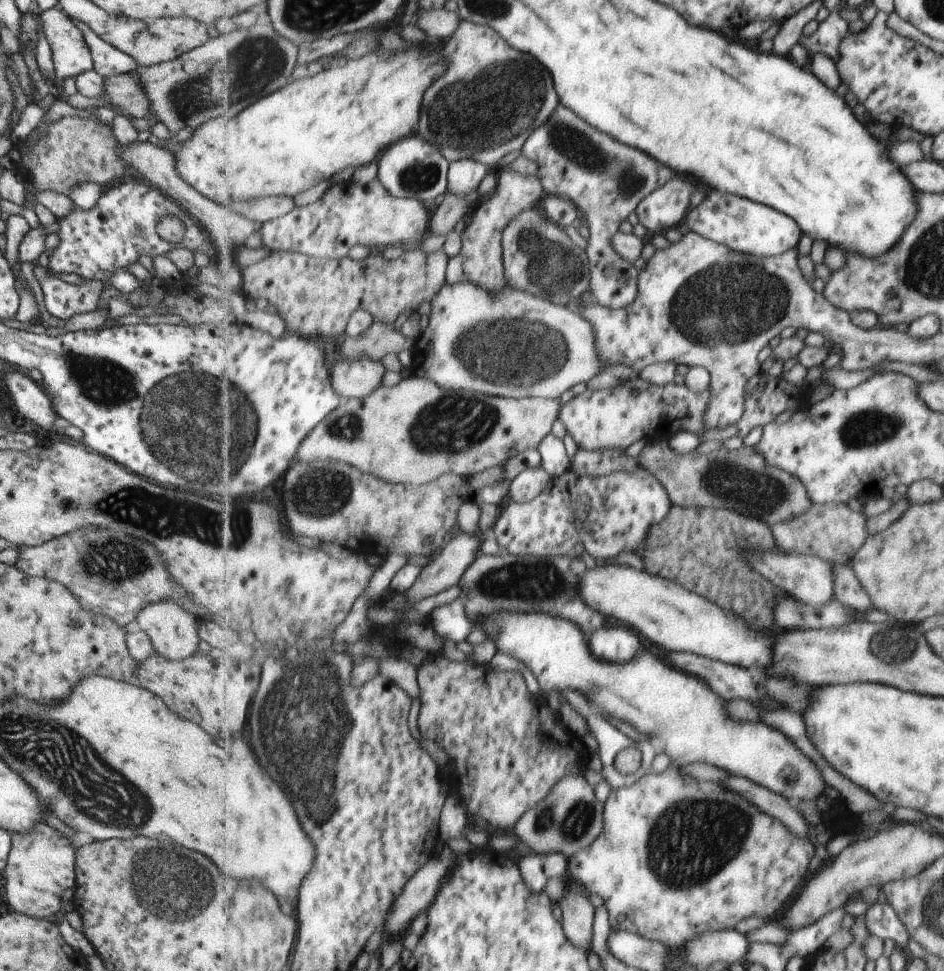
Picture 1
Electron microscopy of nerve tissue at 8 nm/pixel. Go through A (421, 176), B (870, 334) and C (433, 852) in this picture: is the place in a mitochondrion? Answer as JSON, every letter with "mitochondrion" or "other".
{"A":"mitochondrion","B":"other","C":"other"}

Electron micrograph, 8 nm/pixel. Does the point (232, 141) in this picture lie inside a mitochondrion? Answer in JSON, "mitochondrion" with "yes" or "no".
{"mitochondrion":"no"}

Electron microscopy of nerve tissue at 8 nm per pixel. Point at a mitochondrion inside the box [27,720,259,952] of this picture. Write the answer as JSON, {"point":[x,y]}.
{"point":[149,872]}

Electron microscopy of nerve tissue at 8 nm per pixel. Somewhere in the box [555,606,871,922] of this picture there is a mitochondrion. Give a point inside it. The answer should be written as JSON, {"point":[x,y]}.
{"point":[698,832]}

